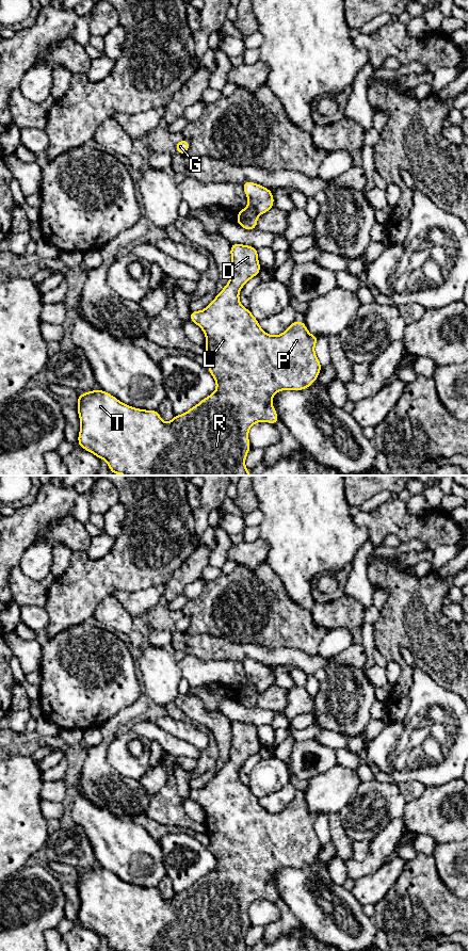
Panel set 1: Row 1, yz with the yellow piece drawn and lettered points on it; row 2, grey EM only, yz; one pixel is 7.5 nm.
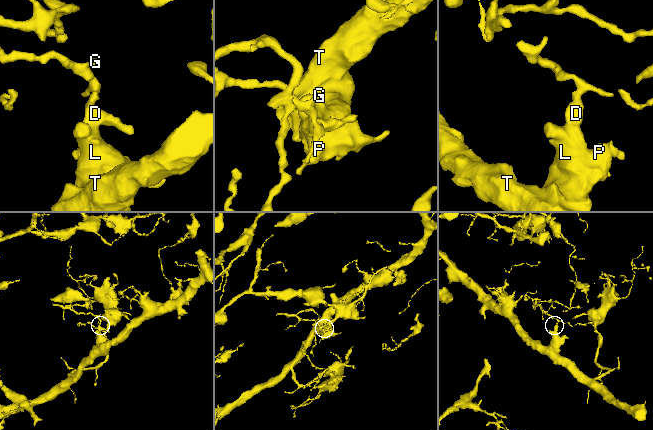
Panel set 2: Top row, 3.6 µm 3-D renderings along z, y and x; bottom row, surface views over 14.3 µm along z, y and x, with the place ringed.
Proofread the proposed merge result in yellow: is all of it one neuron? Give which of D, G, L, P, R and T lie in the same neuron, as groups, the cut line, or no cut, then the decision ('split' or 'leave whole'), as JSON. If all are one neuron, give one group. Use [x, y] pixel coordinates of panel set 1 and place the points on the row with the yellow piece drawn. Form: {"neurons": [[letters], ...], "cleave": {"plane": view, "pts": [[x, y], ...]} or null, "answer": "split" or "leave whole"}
{"neurons": [["D", "L", "P", "R", "T"], ["G"]], "cleave": {"plane": "yz", "pts": [[247, 206], [258, 214]]}, "answer": "split"}

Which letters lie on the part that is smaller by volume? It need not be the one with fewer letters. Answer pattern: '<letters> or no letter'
G

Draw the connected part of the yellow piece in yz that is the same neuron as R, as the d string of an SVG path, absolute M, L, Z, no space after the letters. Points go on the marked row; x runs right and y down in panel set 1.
M230 245L231 269L228 284L201 311L192 310L190 320L206 335L206 356L209 373L216 382L215 391L203 399L183 415L165 423L157 409L146 410L129 406L114 396L97 389L80 393L77 412L80 418L78 446L106 460L112 474L125 476L250 476L245 458L250 450L249 428L260 421L276 424L279 419L272 404L276 392L281 390L305 390L311 386L321 372L322 366L314 353L320 337L310 335L305 322L295 320L282 334L271 336L260 326L259 321L244 308L239 299L243 286L261 271L258 249L250 245Z

